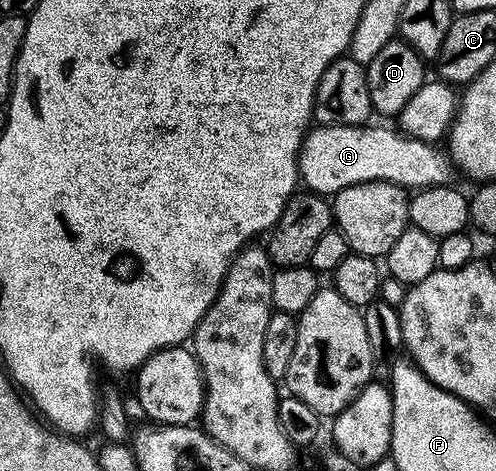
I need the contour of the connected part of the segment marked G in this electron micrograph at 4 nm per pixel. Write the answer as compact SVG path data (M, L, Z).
M373 124L317 125L310 128L297 155L297 172L304 188L332 195L355 183L390 181L406 191L416 191L430 185L448 185L454 180L455 166L444 148L434 147L418 137L409 137L396 128L384 129Z

